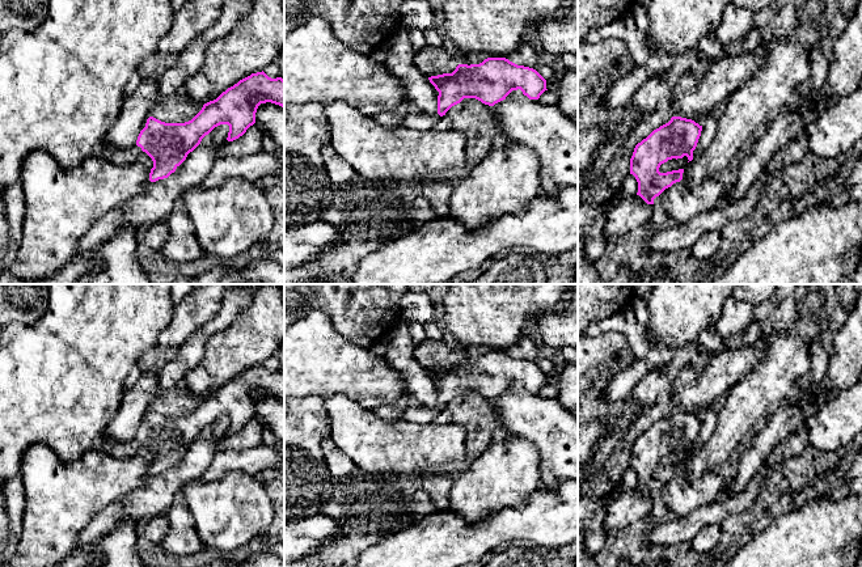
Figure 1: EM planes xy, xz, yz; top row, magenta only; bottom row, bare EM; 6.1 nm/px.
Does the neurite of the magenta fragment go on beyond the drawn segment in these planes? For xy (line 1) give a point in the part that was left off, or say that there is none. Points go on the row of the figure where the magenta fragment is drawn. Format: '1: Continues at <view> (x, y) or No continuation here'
1: No continuation here

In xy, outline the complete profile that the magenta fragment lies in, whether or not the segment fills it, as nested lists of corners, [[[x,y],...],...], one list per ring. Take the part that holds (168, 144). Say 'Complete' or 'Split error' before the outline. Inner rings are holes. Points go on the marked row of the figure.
Complete. [[[263,71],[252,73],[203,105],[189,122],[165,123],[153,117],[147,119],[136,145],[153,161],[149,181],[168,178],[215,127],[228,124],[228,141],[242,136],[255,123],[261,103],[284,107],[284,80],[271,79]]]

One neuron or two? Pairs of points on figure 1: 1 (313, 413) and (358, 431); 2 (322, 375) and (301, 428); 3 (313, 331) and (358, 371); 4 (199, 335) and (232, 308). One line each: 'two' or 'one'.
1: two
2: two
3: one
4: one

